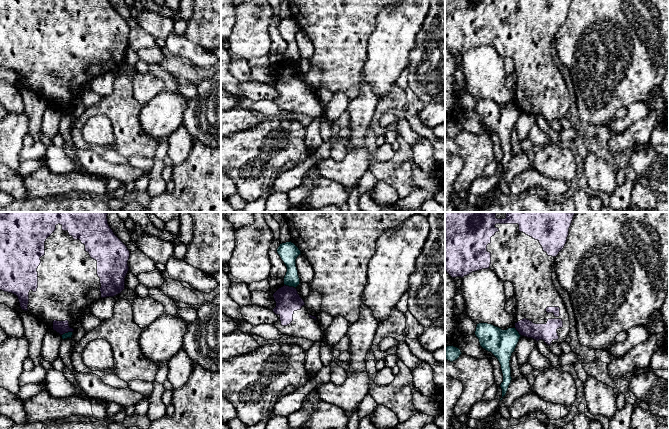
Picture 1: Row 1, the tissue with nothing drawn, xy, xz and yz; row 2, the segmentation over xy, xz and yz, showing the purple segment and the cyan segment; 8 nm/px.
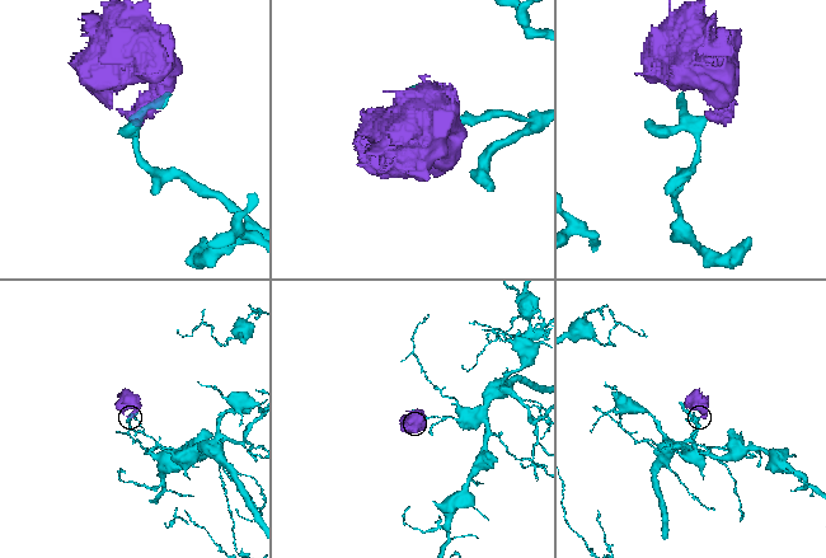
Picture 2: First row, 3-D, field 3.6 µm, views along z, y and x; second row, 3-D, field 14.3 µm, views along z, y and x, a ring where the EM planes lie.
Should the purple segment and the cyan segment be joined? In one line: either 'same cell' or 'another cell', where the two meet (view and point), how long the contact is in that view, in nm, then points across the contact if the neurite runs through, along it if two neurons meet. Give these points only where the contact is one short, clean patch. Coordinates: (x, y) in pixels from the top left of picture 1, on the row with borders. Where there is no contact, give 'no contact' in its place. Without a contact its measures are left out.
another cell; contact xy (66, 332); length 100 nm; border xy (72, 331), (61, 335)

